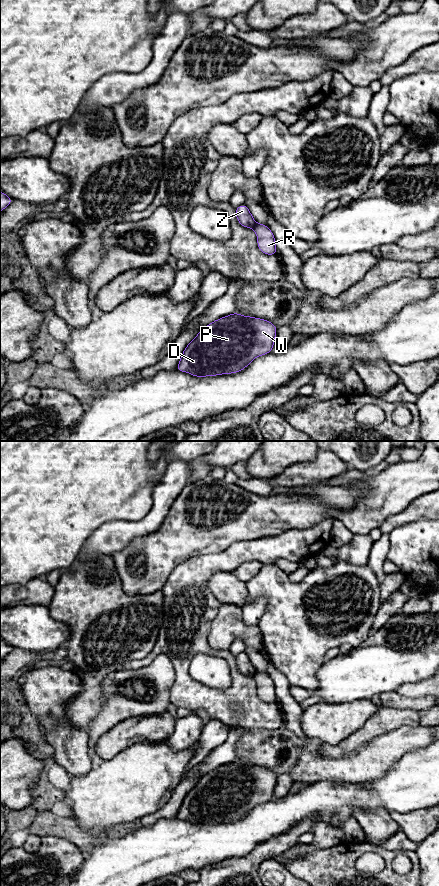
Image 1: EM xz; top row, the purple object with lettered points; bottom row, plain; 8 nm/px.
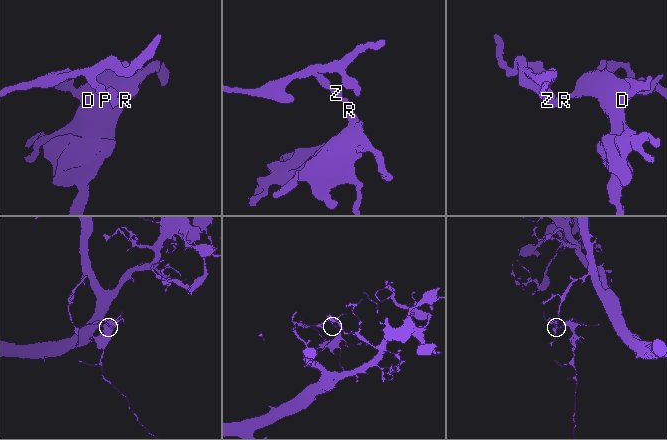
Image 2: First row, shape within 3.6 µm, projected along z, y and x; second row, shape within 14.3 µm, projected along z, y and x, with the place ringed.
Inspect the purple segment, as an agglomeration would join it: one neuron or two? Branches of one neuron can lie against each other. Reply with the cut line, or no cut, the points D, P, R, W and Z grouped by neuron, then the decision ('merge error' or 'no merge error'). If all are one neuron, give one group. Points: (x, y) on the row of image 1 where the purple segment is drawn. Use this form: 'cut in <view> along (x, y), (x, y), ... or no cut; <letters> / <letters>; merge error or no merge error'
cut in xz along (256, 223), (252, 228); D P R W / Z; merge error

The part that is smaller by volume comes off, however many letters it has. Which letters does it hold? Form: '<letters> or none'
D, P, R, W

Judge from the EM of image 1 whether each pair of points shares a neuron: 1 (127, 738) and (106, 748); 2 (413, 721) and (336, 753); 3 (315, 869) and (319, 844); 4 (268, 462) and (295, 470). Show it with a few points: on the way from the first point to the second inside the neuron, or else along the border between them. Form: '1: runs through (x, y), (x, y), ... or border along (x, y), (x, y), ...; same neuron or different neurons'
1: runs through (122, 738), (118, 738), (111, 743); same neuron
2: runs through (394, 720), (384, 720), (355, 740); same neuron
3: border along (341, 843), (335, 846), (312, 850), (296, 858); different neurons
4: border along (310, 461), (293, 463), (277, 475), (266, 478); different neurons

